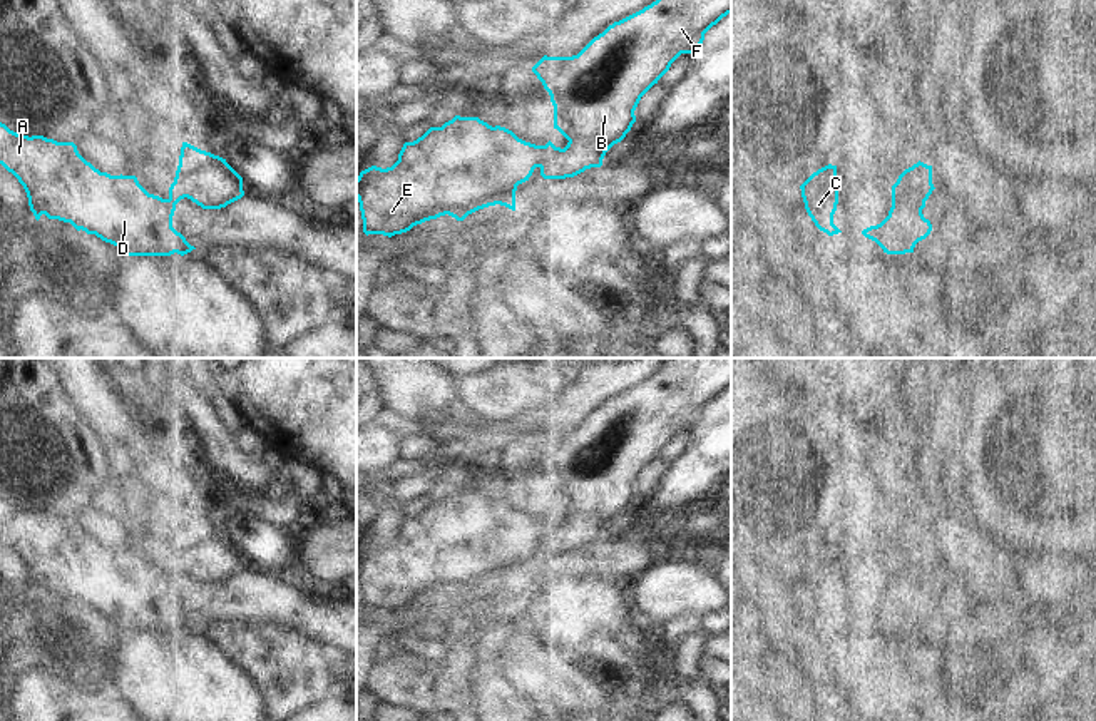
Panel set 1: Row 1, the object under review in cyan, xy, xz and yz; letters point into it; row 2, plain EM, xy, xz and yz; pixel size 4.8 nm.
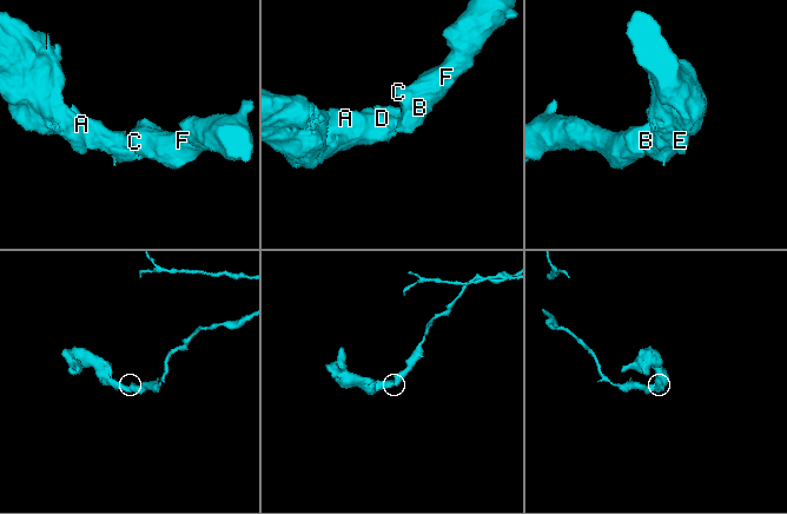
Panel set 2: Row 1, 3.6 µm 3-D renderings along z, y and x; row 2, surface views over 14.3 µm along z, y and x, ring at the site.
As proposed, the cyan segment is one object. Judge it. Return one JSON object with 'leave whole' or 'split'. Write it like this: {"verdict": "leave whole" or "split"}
{"verdict": "split"}

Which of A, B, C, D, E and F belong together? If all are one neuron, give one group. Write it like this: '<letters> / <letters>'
A D E / B C F

